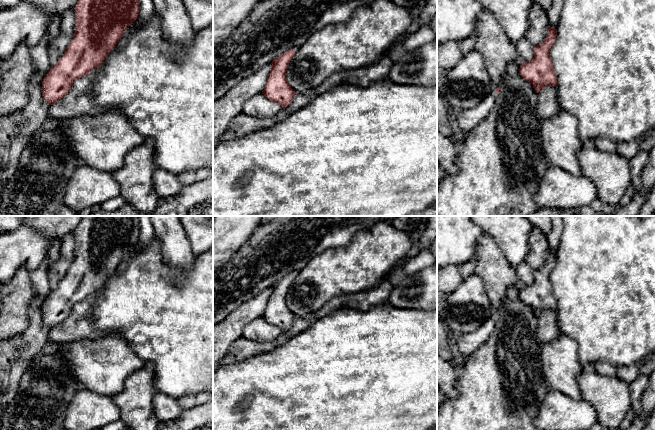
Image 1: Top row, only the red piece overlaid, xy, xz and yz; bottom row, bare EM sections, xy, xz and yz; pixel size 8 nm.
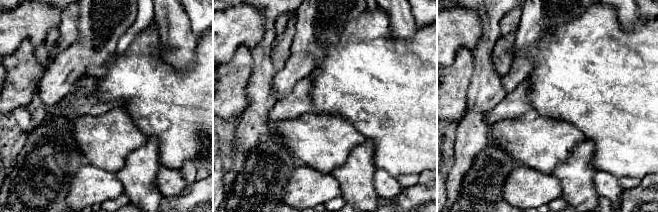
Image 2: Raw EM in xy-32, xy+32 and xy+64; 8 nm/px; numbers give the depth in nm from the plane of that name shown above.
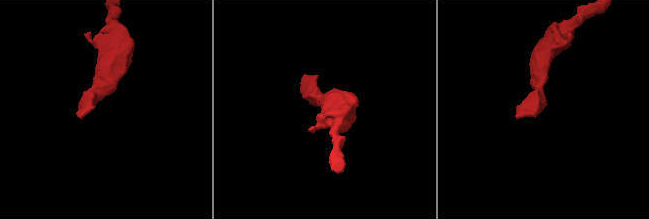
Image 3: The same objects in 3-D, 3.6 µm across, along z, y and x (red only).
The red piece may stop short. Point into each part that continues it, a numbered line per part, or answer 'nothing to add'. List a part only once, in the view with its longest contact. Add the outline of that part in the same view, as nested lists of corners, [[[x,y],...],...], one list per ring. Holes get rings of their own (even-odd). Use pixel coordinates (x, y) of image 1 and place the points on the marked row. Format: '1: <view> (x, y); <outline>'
1: yz (467, 119); [[[492,91],[487,98],[484,99],[479,105],[471,109],[456,110],[456,118],[459,128],[468,133],[472,131],[479,123],[486,118],[488,113],[492,110],[497,94]]]

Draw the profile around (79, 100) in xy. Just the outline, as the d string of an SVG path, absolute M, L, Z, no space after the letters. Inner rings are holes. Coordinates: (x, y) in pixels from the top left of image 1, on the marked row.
M93 75L78 78L63 98L49 106L48 122L104 113L105 110L94 103L92 87Z

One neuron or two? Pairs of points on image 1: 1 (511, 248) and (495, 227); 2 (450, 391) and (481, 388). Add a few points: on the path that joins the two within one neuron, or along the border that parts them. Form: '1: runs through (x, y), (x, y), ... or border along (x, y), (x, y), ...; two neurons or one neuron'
1: runs through (511, 243), (500, 232); one neuron
2: border along (459, 369), (458, 395), (447, 397); two neurons

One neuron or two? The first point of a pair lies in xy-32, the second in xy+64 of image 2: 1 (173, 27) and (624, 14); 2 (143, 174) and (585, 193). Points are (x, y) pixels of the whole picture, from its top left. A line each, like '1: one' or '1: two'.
1: one
2: one

